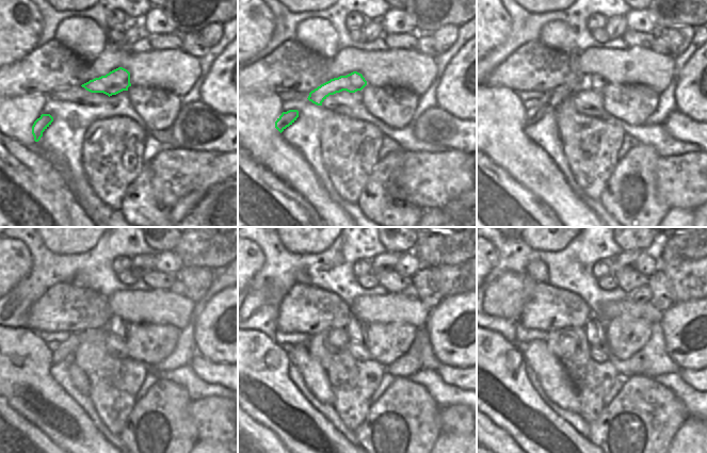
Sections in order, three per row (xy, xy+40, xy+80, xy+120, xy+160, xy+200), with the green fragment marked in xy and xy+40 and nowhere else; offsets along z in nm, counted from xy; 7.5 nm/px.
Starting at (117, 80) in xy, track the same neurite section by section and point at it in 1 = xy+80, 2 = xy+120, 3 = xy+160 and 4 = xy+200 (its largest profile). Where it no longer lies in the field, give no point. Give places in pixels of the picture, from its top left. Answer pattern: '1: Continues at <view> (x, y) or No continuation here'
1: Continues at xy+80 (555, 97)
2: Continues at xy+120 (66, 349)
3: Continues at xy+160 (353, 319)
4: Continues at xy+200 (596, 321).

